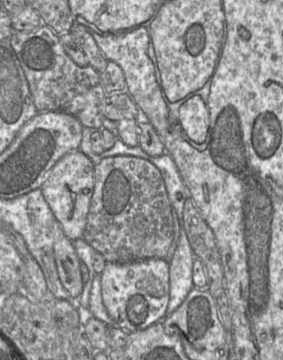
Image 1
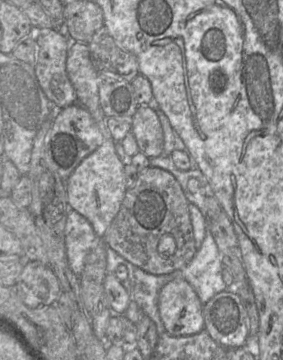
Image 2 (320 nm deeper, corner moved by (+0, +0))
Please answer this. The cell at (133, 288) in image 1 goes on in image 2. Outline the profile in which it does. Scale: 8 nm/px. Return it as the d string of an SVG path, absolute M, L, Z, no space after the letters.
M175 278L159 291L160 319L171 336L190 336L204 331L202 308L199 297L185 279Z

